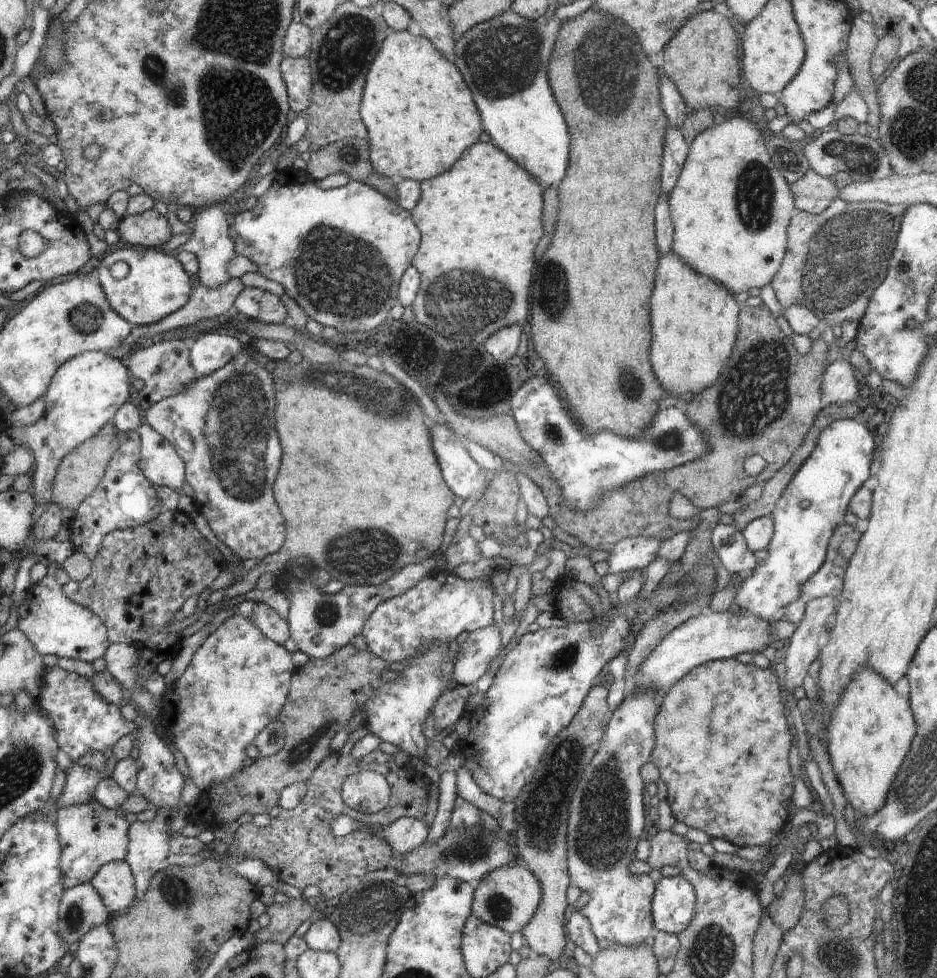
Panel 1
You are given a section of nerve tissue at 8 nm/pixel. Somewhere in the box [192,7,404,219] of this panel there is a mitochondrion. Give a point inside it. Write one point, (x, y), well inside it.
(344, 49)

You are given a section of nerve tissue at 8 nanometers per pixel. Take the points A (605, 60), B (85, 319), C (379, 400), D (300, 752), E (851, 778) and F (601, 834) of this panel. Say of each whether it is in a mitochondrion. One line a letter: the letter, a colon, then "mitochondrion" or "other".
A: mitochondrion
B: mitochondrion
C: mitochondrion
D: mitochondrion
E: other
F: mitochondrion

